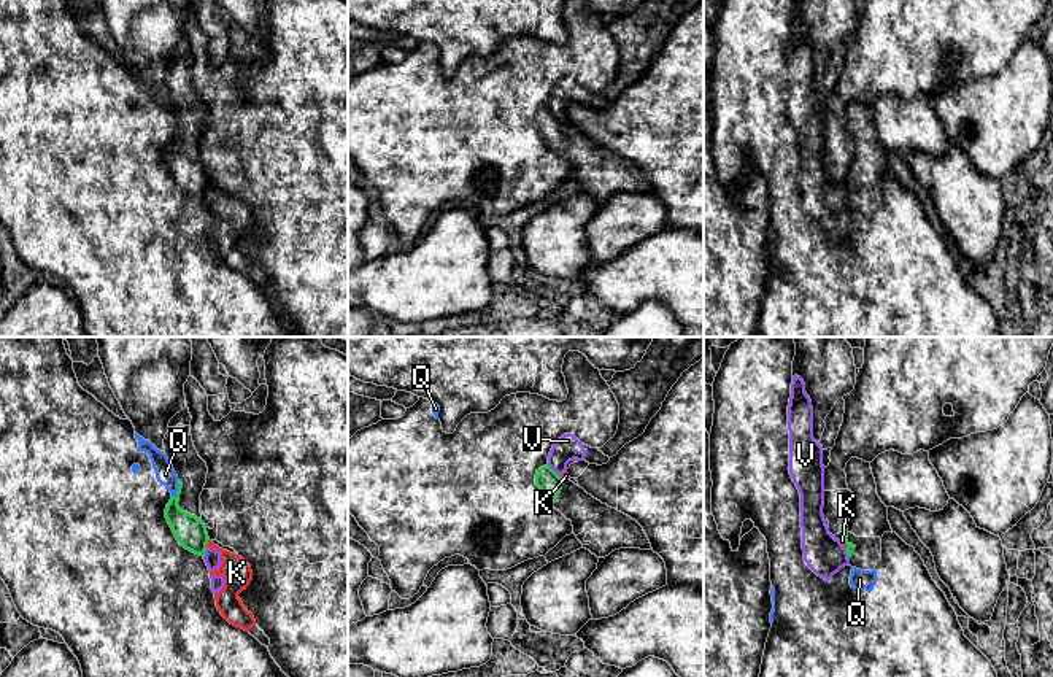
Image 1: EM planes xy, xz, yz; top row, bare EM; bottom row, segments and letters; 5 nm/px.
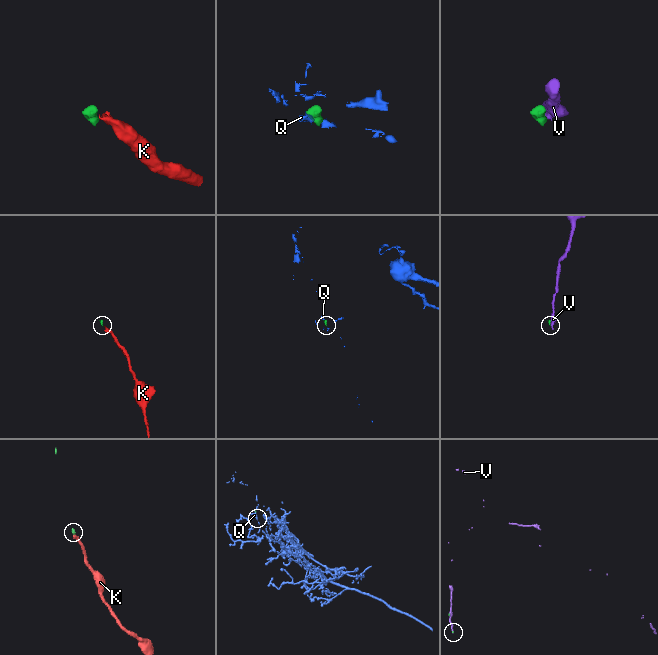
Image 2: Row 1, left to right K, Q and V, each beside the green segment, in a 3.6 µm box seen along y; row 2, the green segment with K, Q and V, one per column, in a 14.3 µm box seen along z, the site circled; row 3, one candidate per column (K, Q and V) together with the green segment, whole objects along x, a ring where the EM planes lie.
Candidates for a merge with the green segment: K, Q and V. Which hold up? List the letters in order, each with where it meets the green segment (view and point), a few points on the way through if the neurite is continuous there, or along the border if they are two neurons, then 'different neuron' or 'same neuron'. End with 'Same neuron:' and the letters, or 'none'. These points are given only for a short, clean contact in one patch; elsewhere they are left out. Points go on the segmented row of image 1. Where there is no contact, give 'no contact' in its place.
K: contact xy (207, 542); border xy (208, 539), (205, 545); different neuron
Q: contact xy (178, 490); border xy (178, 480), (178, 490), (172, 498); different neuron
V: contact xz (553, 471); border xz (547, 464), (559, 477); different neuron
Same neuron: none

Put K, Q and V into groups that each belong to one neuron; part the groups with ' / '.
K V / Q

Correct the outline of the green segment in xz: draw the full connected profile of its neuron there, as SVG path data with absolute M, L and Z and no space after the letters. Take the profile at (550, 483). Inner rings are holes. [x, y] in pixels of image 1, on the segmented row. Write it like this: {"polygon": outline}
{"polygon": "M548 464L535 474L546 502L572 521L573 534L597 558L619 548L653 550L643 528L631 516L602 504Z"}

